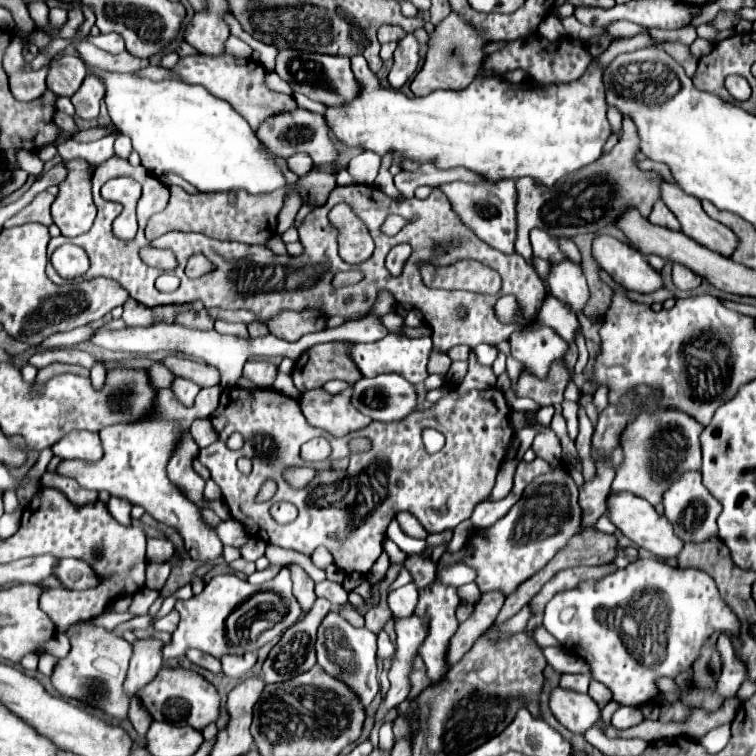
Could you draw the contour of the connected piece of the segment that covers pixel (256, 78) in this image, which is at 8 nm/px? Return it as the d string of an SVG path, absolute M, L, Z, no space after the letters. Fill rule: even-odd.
M190 55L190 57L180 57L178 65L172 71L182 81L190 85L202 85L214 97L228 101L250 123L254 131L258 131L260 123L264 123L268 117L278 113L288 113L298 107L292 97L282 93L272 93L266 89L264 69L252 59L236 59L230 55Z

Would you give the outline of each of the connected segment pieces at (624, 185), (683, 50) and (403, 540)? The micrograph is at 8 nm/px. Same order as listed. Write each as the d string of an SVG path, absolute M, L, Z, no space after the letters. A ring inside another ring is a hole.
M624 117L620 141L614 149L602 155L598 161L562 177L554 187L538 187L530 179L516 181L516 241L514 251L532 263L533 251L528 241L532 229L542 229L556 237L576 237L580 233L594 233L600 227L614 223L618 215L630 205L636 207L642 217L648 217L660 191L660 181L654 171L640 171L634 155L638 153L638 135L634 133L632 119Z
M666 43L666 45L662 45L662 49L668 51L684 67L684 71L686 71L688 77L694 75L696 65L698 65L698 59L690 53L690 47L688 45L682 45L682 43Z
M392 519L392 523L388 525L388 537L404 551L404 553L420 553L424 547L426 547L426 543L422 541L422 539L412 539L412 537L408 537L402 529L400 529L400 525L396 523L396 519Z

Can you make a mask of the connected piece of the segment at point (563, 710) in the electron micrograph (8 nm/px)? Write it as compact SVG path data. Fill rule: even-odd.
M554 687L550 691L550 711L554 717L572 733L584 733L594 727L598 719L598 705L584 693L576 693L572 689Z

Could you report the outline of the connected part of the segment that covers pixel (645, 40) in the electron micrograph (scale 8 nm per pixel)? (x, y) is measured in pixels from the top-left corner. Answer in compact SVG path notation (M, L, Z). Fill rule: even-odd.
M638 33L638 35L630 37L630 39L614 41L612 45L608 45L608 49L606 49L600 57L596 57L596 61L600 61L602 65L606 65L606 61L610 61L612 57L616 57L616 55L620 55L620 53L626 53L626 51L642 49L642 47L646 47L648 43L650 43L650 37L648 37L646 33Z

